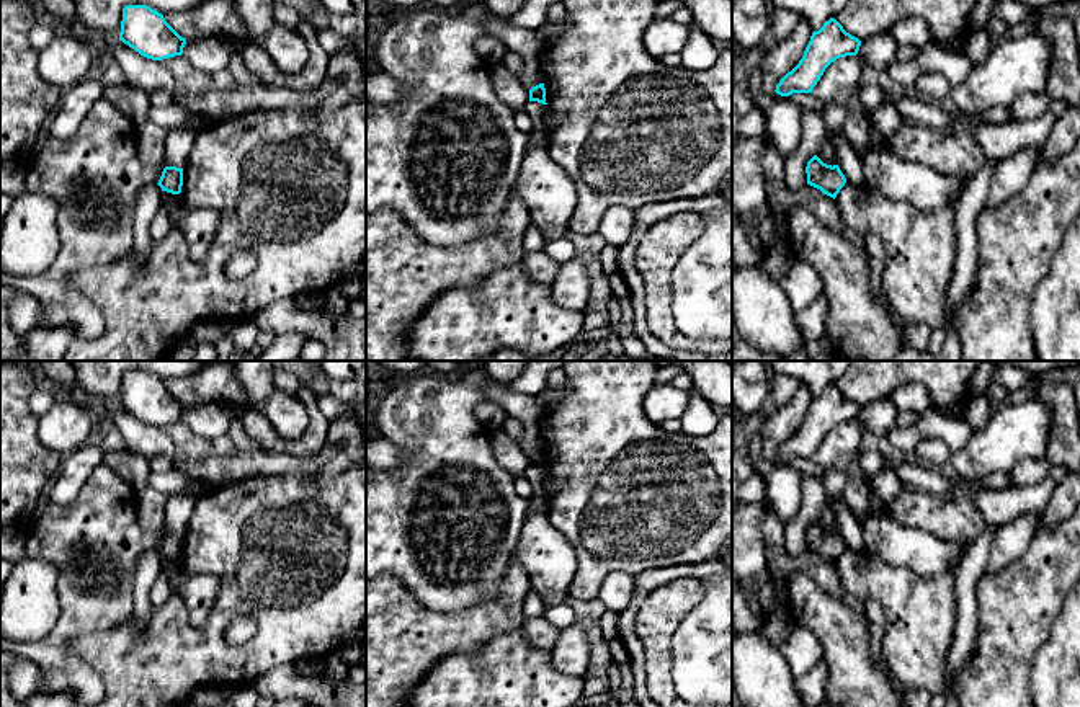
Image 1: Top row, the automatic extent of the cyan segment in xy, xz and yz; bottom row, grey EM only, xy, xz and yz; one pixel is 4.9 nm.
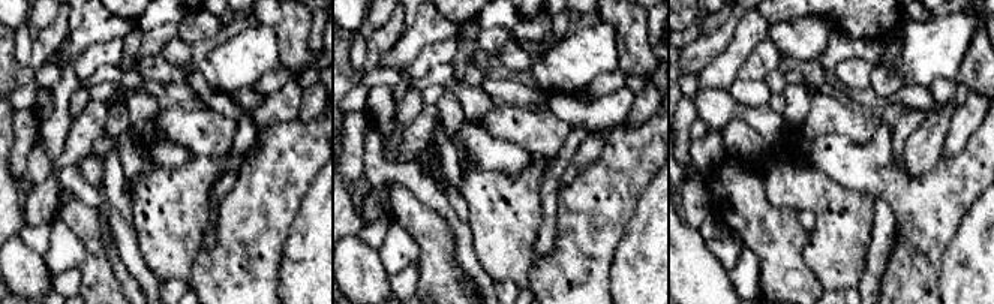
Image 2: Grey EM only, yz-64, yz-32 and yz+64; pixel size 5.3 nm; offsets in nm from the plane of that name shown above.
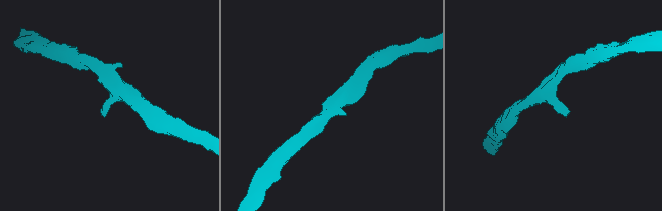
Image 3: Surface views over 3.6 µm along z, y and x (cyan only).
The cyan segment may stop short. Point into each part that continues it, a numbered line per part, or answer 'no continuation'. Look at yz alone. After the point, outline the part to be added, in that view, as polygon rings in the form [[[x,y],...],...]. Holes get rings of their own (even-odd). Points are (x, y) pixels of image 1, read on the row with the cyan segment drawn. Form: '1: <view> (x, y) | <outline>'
1: yz (920, 247) | [[[845,183],[835,198],[843,224],[859,237],[876,235],[884,247],[882,291],[907,325],[941,328],[954,274],[956,204],[918,211],[874,188],[859,193]]]

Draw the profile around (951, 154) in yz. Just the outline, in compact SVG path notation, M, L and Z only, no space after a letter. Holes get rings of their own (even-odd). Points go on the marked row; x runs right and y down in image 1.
M904 121L884 147L902 160L967 180L989 160L972 136L961 136L953 129L928 129L910 121Z

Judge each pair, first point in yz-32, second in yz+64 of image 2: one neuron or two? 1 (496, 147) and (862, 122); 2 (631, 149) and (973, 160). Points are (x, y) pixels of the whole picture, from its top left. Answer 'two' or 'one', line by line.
1: two
2: one

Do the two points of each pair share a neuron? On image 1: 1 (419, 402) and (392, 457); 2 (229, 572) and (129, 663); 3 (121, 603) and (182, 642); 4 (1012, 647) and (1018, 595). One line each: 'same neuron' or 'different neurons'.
1: different neurons
2: same neuron
3: different neurons
4: same neuron

